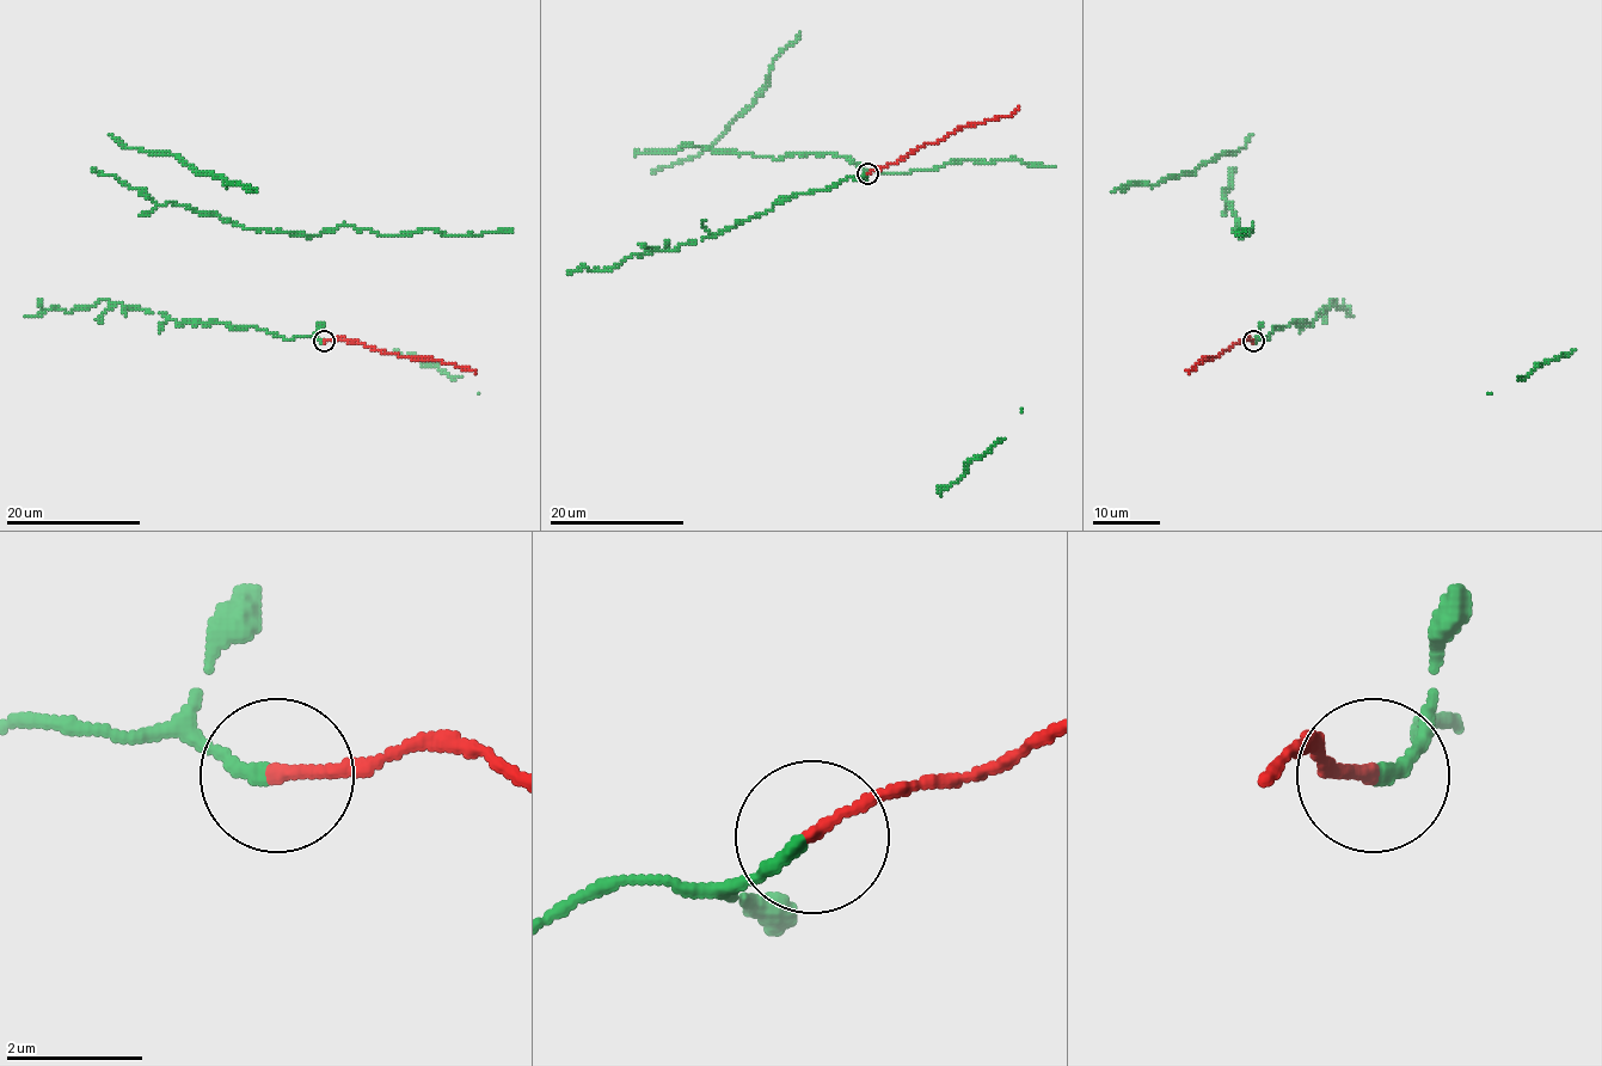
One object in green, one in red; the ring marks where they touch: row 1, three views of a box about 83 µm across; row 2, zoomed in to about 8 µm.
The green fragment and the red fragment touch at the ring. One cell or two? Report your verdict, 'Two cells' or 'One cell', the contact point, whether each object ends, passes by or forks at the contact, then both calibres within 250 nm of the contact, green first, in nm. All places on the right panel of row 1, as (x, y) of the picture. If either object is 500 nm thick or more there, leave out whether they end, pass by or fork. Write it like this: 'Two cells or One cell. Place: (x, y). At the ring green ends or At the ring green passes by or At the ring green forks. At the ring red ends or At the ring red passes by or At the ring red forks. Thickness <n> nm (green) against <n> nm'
One cell. Place: (1253, 341). At the ring green ends. At the ring red ends. Thickness 200 nm (green) against 170 nm

